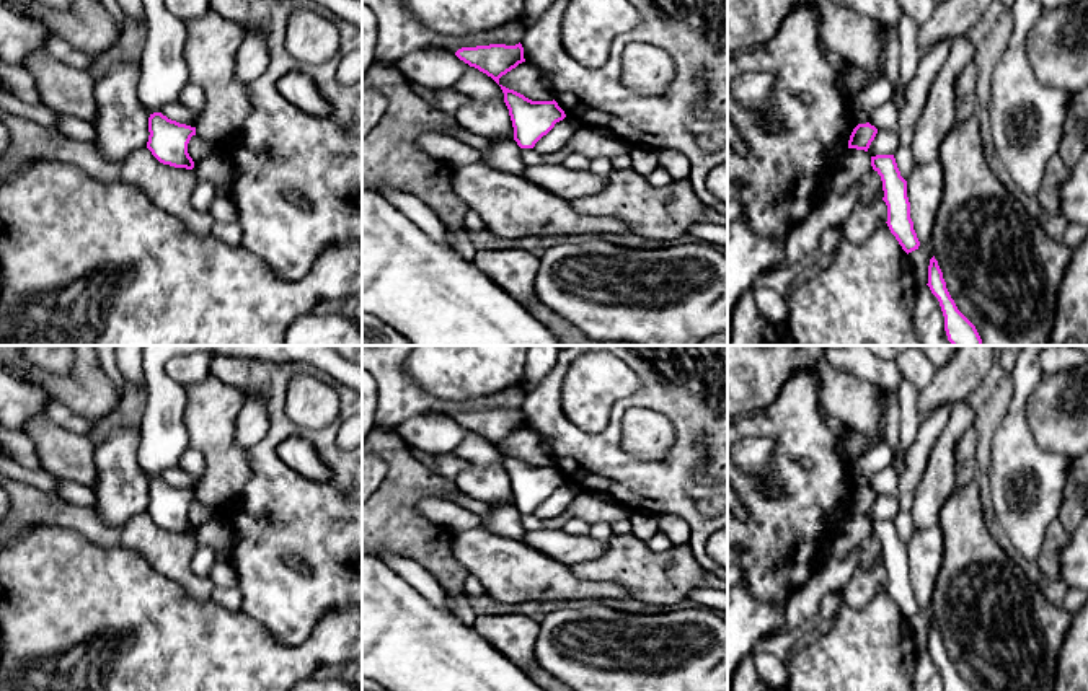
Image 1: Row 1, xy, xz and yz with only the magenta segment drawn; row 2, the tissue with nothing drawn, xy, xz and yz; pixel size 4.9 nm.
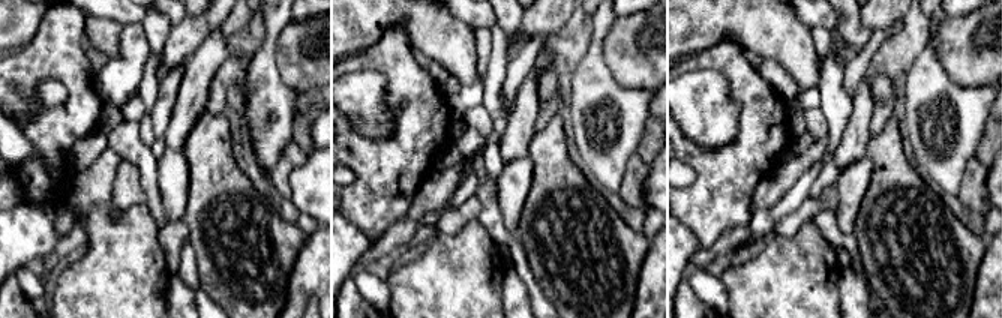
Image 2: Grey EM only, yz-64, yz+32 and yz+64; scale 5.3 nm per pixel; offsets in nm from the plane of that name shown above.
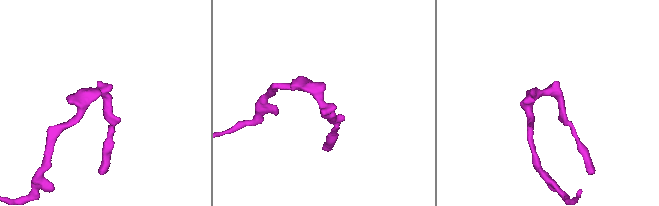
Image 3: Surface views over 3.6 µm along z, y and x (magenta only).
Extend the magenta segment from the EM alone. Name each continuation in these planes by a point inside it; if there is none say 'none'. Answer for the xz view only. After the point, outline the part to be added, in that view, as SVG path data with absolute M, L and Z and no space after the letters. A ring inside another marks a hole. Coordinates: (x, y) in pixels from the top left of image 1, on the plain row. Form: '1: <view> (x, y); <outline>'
none

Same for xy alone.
1: xy (165, 437); M144 346L148 401L137 458L152 479L176 466L191 447L184 422L186 390L166 375L165 367L170 359L194 352L248 362L303 363L362 394L362 363L344 359L329 346Z

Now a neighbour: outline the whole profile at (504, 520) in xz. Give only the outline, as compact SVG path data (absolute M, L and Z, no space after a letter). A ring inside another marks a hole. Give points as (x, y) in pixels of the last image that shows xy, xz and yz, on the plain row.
M504 504L491 507L484 515L481 515L481 526L496 535L524 541L527 531L520 523L520 517L522 513L514 504Z

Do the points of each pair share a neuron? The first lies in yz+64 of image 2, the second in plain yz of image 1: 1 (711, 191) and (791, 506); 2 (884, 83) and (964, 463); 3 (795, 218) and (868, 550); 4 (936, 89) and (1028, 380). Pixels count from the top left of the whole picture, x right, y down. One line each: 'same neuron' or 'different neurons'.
1: same neuron
2: same neuron
3: same neuron
4: same neuron

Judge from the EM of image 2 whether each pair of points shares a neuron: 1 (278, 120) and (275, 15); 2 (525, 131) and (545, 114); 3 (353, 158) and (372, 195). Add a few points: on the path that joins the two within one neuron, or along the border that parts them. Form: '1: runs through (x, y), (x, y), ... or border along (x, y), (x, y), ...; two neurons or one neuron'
1: runs through (267, 95), (269, 41); one neuron
2: border along (539, 89), (539, 113), (534, 129); two neurons
3: runs through (362, 167), (372, 177), (372, 186); one neuron

